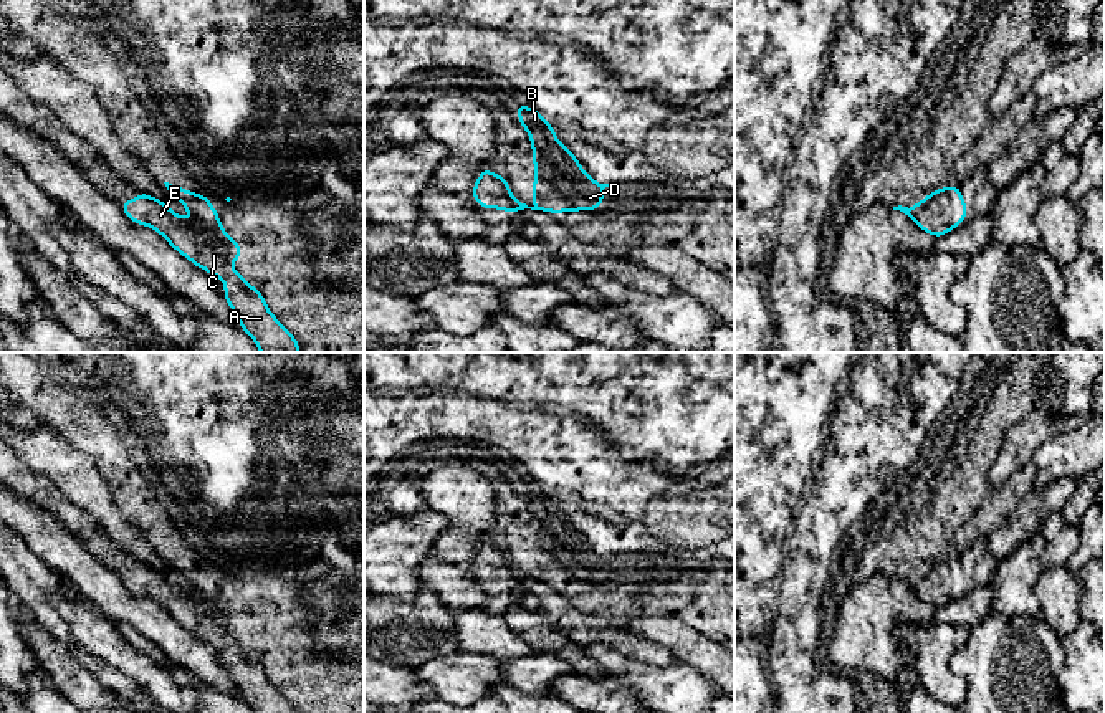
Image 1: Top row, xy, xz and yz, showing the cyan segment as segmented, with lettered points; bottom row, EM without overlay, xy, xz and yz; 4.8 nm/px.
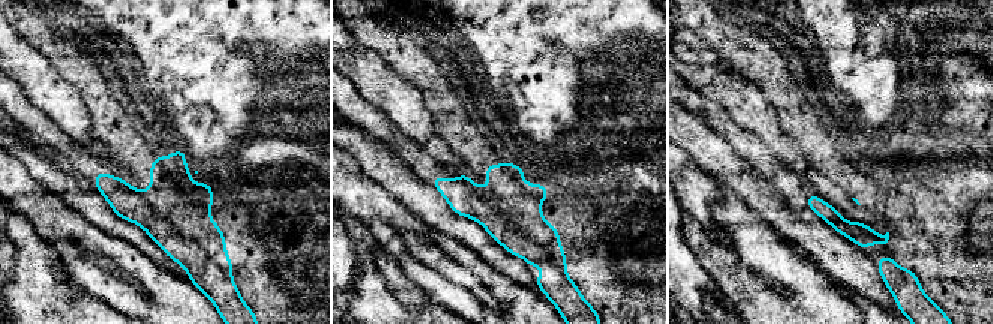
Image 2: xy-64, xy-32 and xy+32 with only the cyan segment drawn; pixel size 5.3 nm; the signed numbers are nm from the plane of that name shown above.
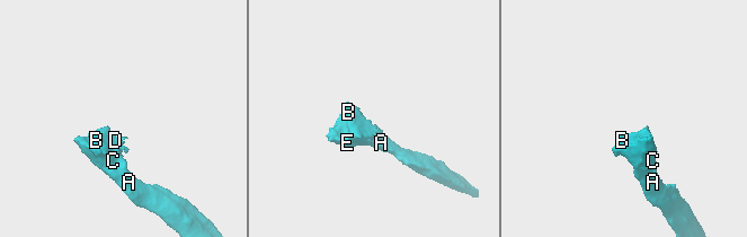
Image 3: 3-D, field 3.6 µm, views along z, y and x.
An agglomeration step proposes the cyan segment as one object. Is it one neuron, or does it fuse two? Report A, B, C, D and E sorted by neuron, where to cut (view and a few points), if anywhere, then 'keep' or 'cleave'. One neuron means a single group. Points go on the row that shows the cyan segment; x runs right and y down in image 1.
groups A B C D E; cut none; keep

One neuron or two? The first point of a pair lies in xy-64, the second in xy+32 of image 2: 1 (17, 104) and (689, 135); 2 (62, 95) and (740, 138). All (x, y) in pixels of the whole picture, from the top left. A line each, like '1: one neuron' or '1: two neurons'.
1: two neurons
2: two neurons

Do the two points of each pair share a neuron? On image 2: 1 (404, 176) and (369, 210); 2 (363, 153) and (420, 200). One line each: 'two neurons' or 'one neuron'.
1: two neurons
2: one neuron

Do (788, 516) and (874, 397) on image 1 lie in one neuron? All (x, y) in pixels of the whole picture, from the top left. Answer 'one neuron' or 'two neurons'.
one neuron

